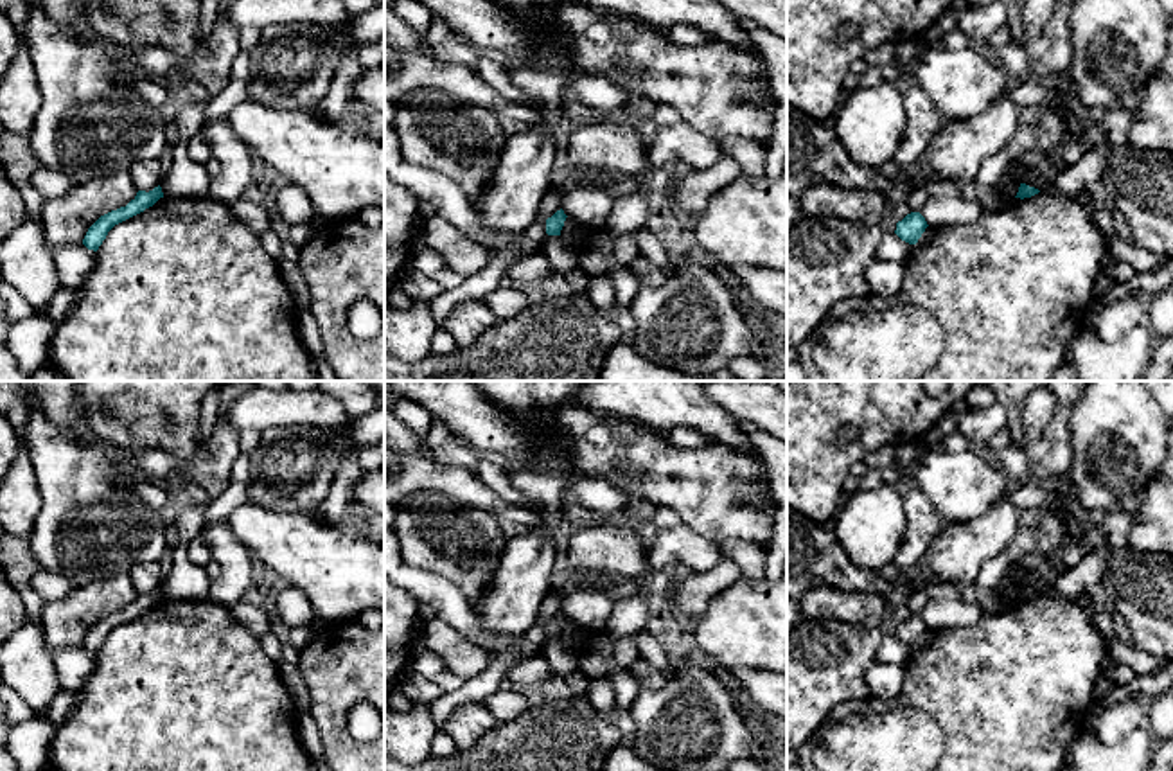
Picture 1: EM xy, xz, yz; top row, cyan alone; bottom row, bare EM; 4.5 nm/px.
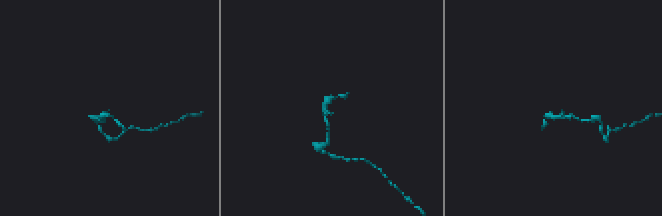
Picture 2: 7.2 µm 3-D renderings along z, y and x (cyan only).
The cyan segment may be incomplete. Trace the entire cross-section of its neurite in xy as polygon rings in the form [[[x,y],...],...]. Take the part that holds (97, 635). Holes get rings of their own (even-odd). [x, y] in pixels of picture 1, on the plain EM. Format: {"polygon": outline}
{"polygon": [[[154,589],[153,593],[146,595],[146,593],[138,593],[137,598],[126,607],[126,609],[120,609],[117,613],[111,613],[104,618],[101,618],[86,634],[84,642],[83,642],[83,647],[88,651],[88,652],[93,652],[97,654],[99,649],[102,647],[102,643],[106,642],[108,634],[144,615],[146,611],[153,609],[160,600],[163,600],[163,595],[162,595],[162,589]]]}

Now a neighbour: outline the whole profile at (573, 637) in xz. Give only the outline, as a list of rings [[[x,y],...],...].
[[[568,618],[560,633],[562,645],[571,652],[580,654],[587,640],[587,627]]]

